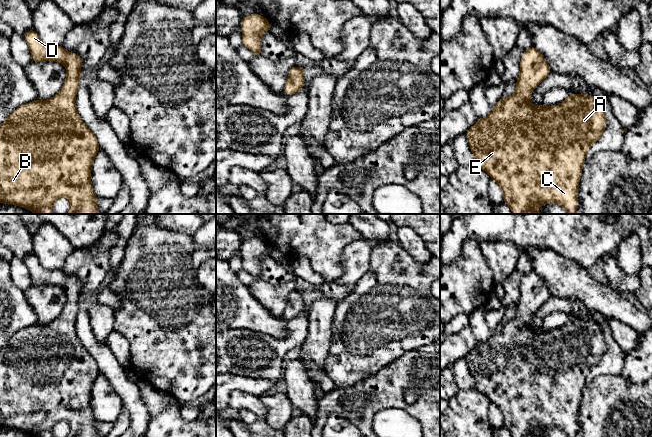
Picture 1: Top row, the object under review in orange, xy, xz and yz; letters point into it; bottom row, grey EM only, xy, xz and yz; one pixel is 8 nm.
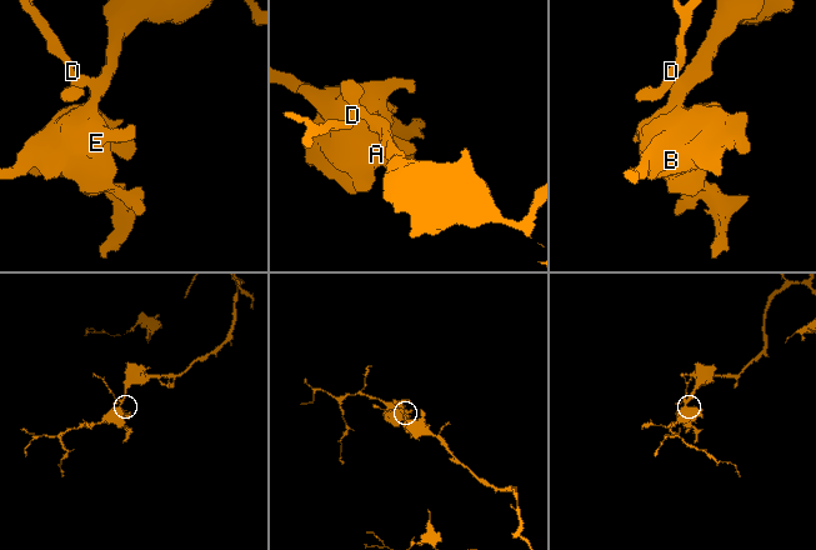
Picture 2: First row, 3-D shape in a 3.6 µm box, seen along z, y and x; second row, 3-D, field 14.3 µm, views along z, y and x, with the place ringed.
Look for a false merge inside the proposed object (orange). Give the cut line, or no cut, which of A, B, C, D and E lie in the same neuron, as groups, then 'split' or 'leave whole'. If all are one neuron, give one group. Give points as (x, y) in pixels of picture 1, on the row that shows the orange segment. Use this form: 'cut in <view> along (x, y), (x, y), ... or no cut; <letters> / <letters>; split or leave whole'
no cut; A B C D E; leave whole

